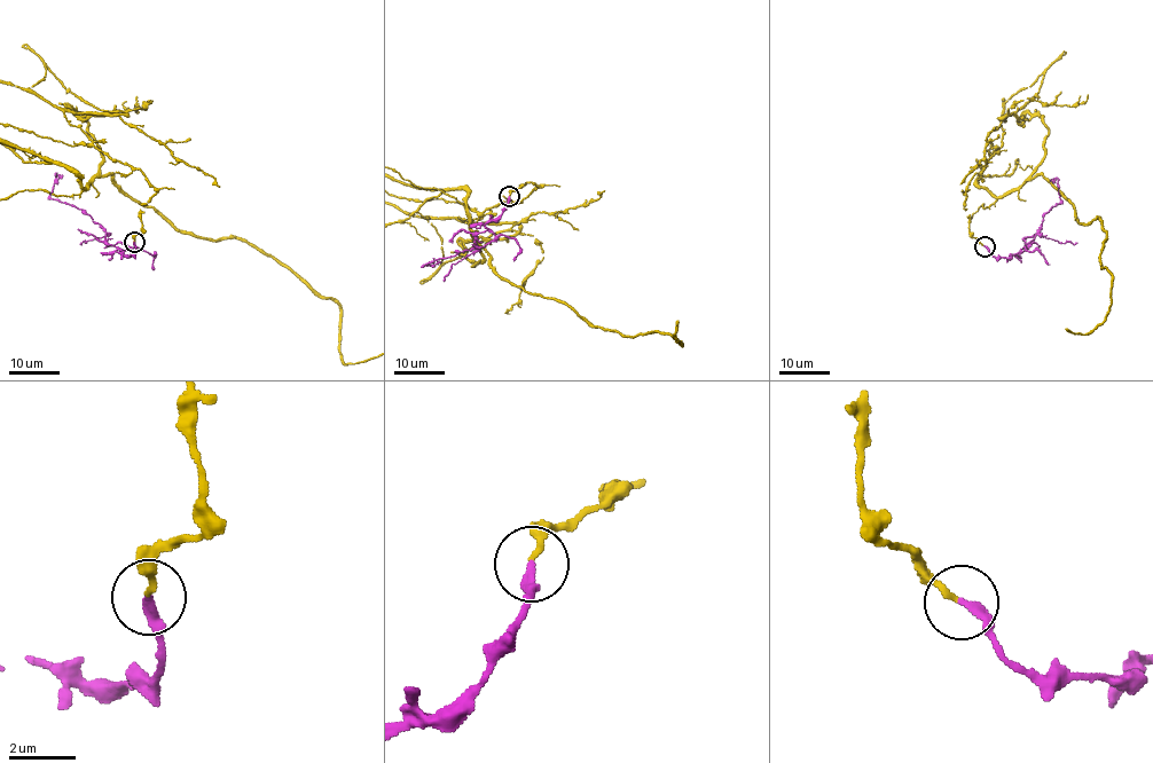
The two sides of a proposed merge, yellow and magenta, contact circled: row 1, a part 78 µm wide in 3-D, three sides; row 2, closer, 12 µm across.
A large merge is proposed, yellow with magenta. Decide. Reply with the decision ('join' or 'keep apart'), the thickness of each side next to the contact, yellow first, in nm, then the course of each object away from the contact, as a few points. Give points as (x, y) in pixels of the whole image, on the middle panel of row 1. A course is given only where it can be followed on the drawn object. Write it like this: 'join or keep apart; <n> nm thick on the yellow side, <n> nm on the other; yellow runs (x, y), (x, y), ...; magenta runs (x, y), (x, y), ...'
join; 180 nm thick on the yellow side, 260 nm on the other; magenta runs (509, 196), (506, 210), (486, 223), (475, 246), (423, 265), (433, 266), (433, 258)

